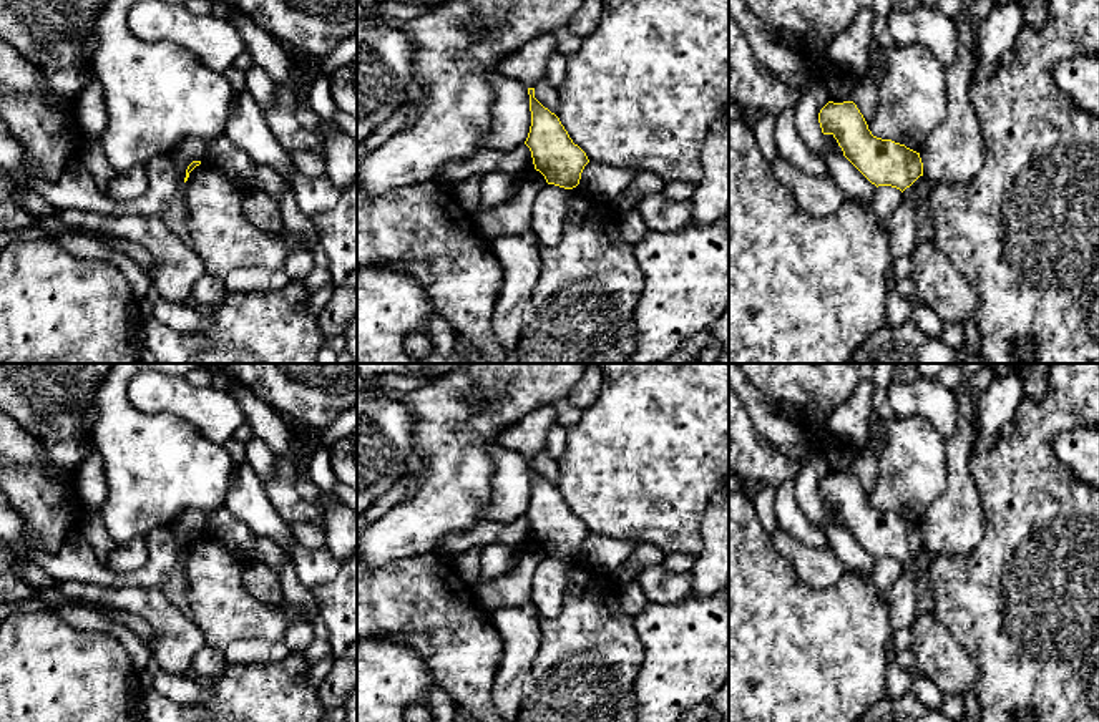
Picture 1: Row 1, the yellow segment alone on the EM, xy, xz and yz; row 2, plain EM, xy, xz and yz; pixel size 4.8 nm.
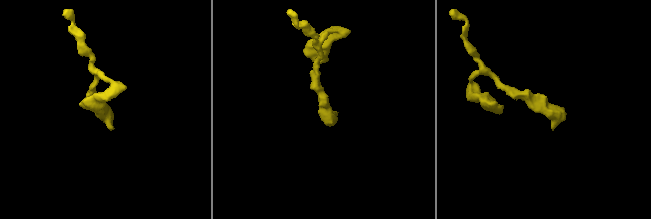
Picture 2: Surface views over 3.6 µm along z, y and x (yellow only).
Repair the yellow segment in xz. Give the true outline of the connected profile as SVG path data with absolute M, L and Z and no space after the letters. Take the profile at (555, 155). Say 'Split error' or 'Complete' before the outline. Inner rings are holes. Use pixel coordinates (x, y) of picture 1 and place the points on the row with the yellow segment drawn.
Complete. M528 88L528 95L531 126L525 144L531 151L535 169L548 184L573 189L589 159L573 143L559 118L535 98L535 88Z

